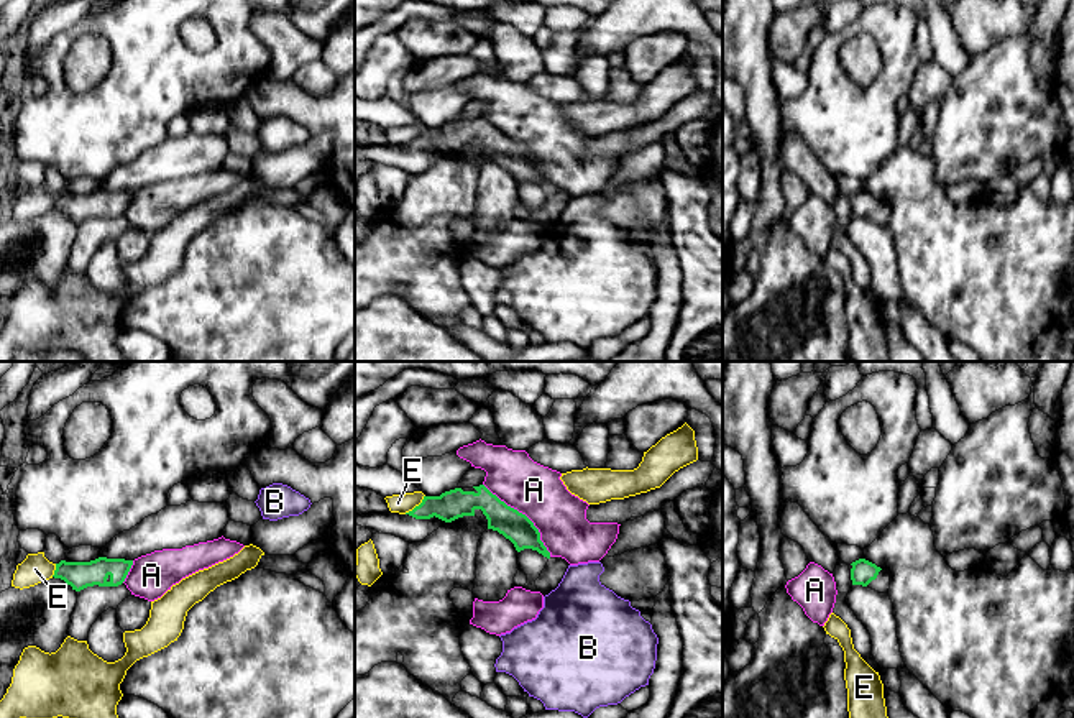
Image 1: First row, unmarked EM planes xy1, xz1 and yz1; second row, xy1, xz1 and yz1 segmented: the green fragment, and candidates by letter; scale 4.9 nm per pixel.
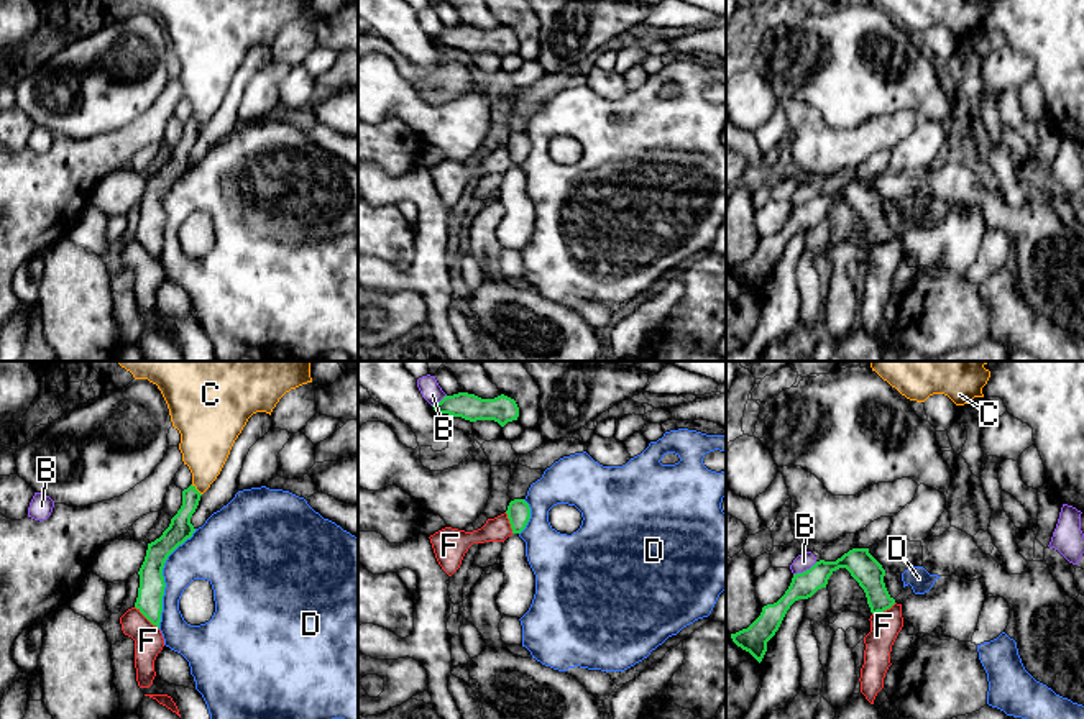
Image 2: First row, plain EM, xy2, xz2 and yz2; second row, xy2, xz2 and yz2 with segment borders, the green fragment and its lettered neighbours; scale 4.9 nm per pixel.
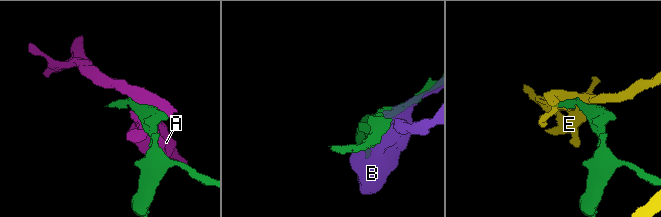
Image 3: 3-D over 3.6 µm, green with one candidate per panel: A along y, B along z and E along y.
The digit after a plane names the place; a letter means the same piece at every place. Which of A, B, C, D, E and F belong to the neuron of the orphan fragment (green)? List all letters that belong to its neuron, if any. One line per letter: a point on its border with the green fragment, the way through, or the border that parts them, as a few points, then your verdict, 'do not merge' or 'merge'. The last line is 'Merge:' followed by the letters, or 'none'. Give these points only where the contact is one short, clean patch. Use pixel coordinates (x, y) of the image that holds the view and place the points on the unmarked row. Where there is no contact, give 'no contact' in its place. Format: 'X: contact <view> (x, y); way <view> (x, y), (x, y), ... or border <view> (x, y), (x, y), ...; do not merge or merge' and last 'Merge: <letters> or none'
A: contact xz1 (524, 147); do not merge
B: contact yz2 (807, 202); do not merge
C: contact xy2 (196, 122); border xy2 (191, 117), (201, 127); do not merge
D: contact xy2 (163, 210); do not merge
E: contact xz1 (416, 138); border xz1 (424, 127), (417, 137), (404, 145); do not merge
F: contact xy2 (146, 250); border xy2 (135, 238), (158, 261); do not merge
Merge: none

